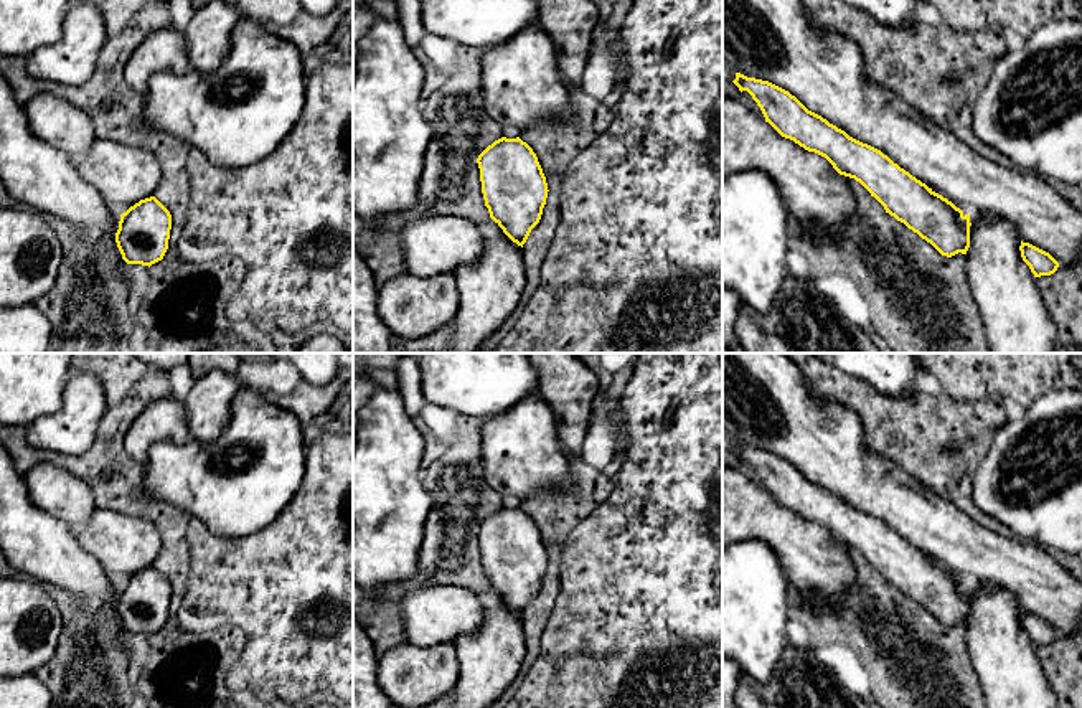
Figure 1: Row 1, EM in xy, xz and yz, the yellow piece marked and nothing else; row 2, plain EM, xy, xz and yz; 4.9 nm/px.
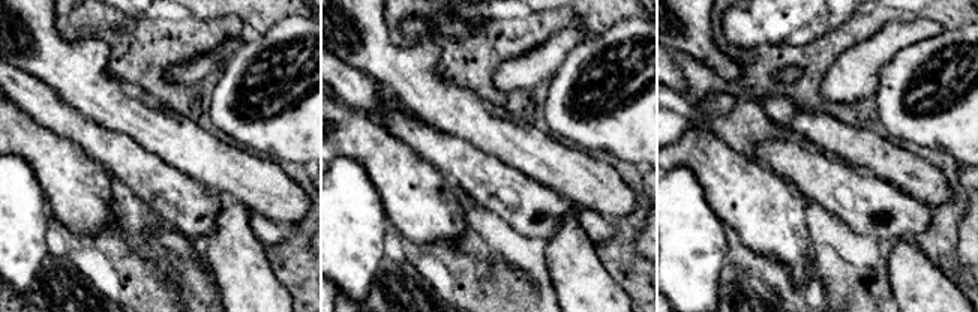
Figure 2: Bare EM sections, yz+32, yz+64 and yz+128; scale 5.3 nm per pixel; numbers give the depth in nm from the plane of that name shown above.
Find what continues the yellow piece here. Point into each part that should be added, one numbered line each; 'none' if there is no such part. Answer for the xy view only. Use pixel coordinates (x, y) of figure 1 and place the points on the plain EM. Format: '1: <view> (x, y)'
1: xy (122, 543)

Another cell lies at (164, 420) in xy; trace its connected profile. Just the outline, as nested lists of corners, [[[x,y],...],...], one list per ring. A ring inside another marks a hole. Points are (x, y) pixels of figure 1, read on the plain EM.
[[[172,396],[150,403],[132,422],[125,437],[125,452],[143,469],[148,449],[157,442],[186,444],[188,431],[185,404]]]

